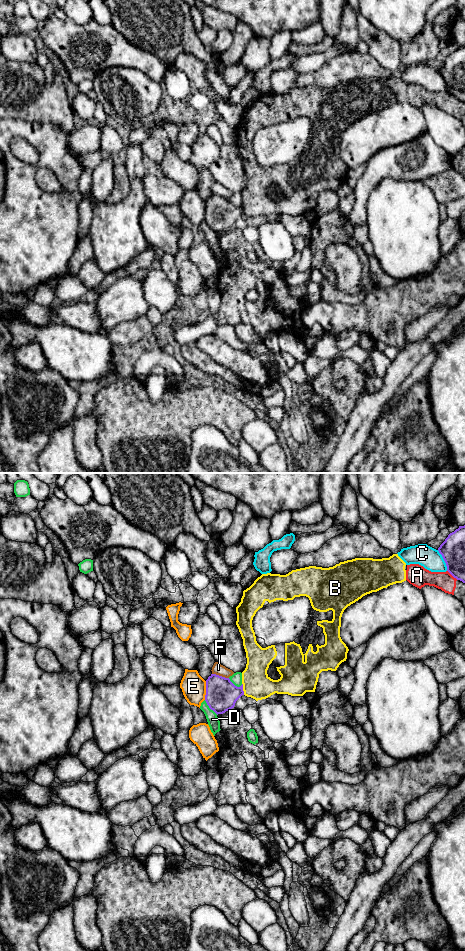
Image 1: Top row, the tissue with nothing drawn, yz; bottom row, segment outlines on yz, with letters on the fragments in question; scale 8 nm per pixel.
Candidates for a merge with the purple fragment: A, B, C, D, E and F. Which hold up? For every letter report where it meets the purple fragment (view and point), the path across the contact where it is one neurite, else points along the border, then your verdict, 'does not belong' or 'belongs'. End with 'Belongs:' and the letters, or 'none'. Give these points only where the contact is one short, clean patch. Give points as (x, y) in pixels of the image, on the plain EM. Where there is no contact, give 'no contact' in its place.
A: contact yz (452, 95); border yz (447, 90), (457, 99); does not belong
B: contact yz (242, 209); does not belong
C: contact yz (444, 80); does not belong
D: contact yz (210, 228); does not belong
E: contact yz (206, 210); does not belong
F: contact yz (220, 196); does not belong
Belongs: none

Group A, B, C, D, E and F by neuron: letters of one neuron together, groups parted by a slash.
A B / C / D / E / F

